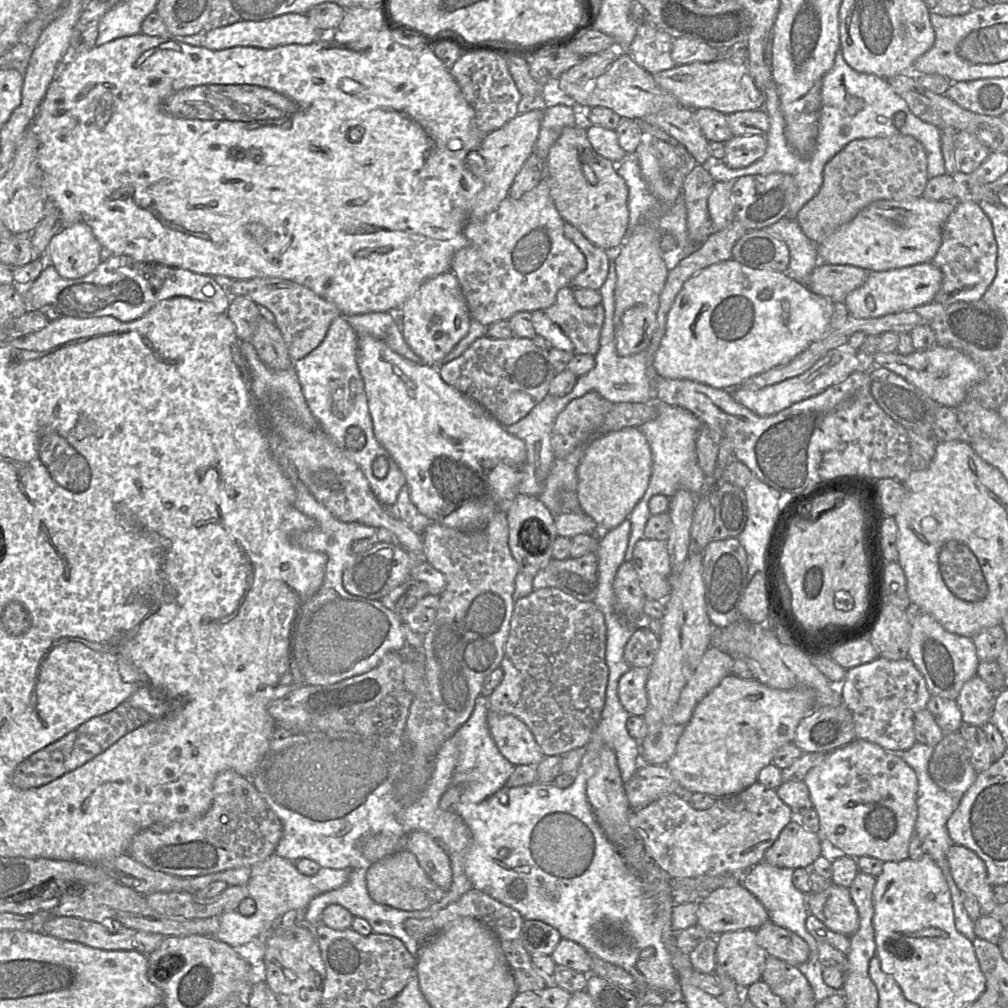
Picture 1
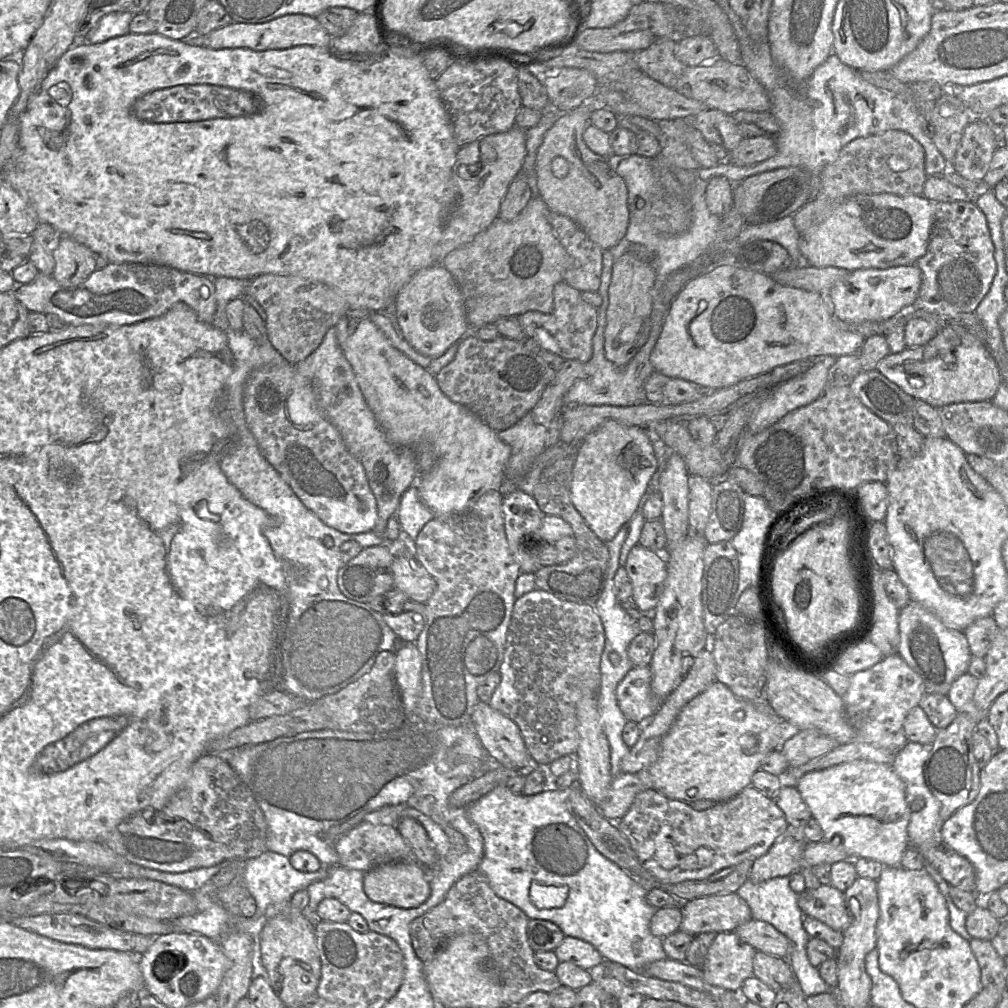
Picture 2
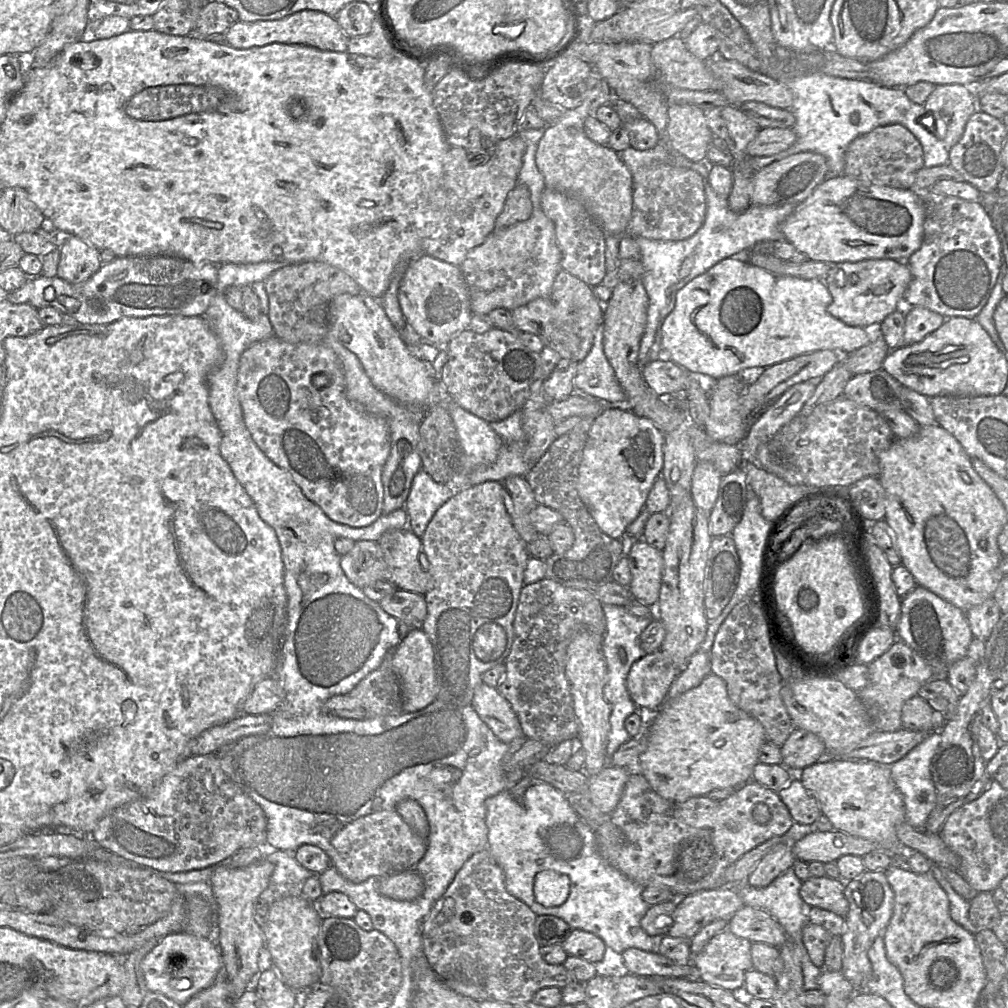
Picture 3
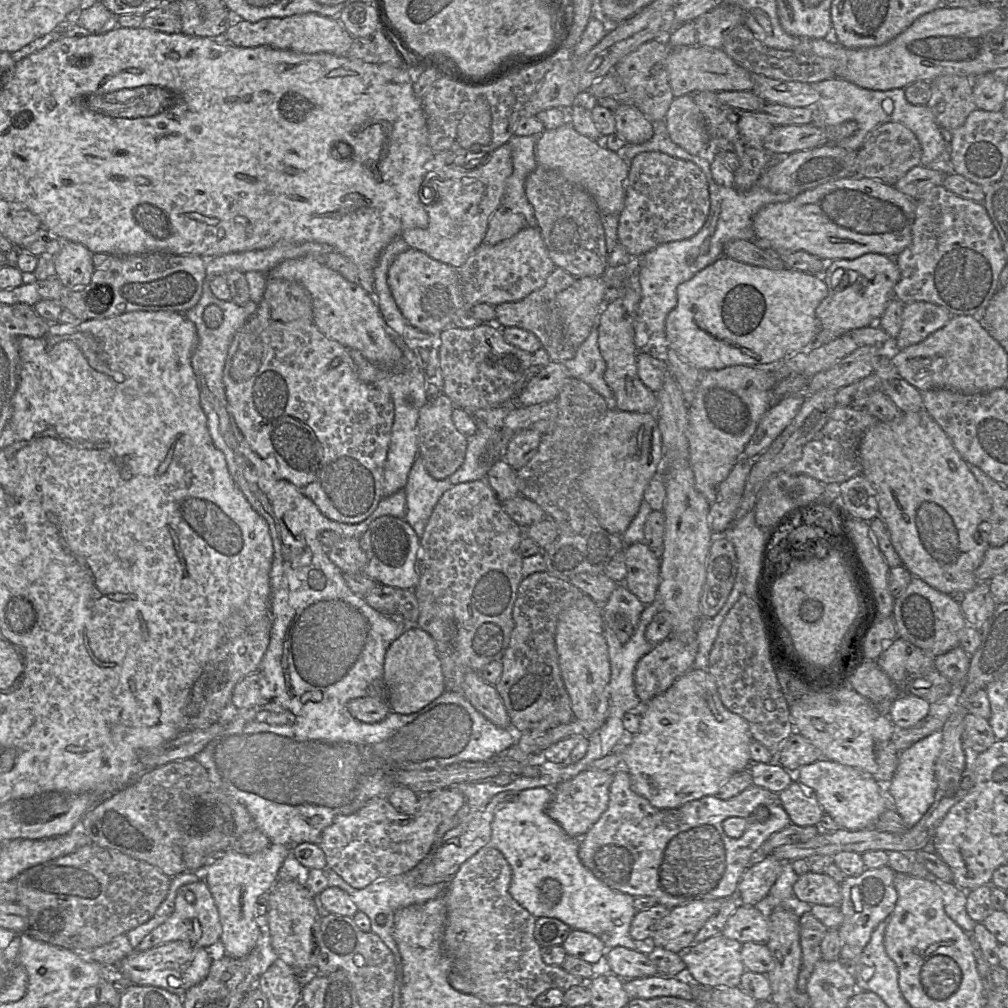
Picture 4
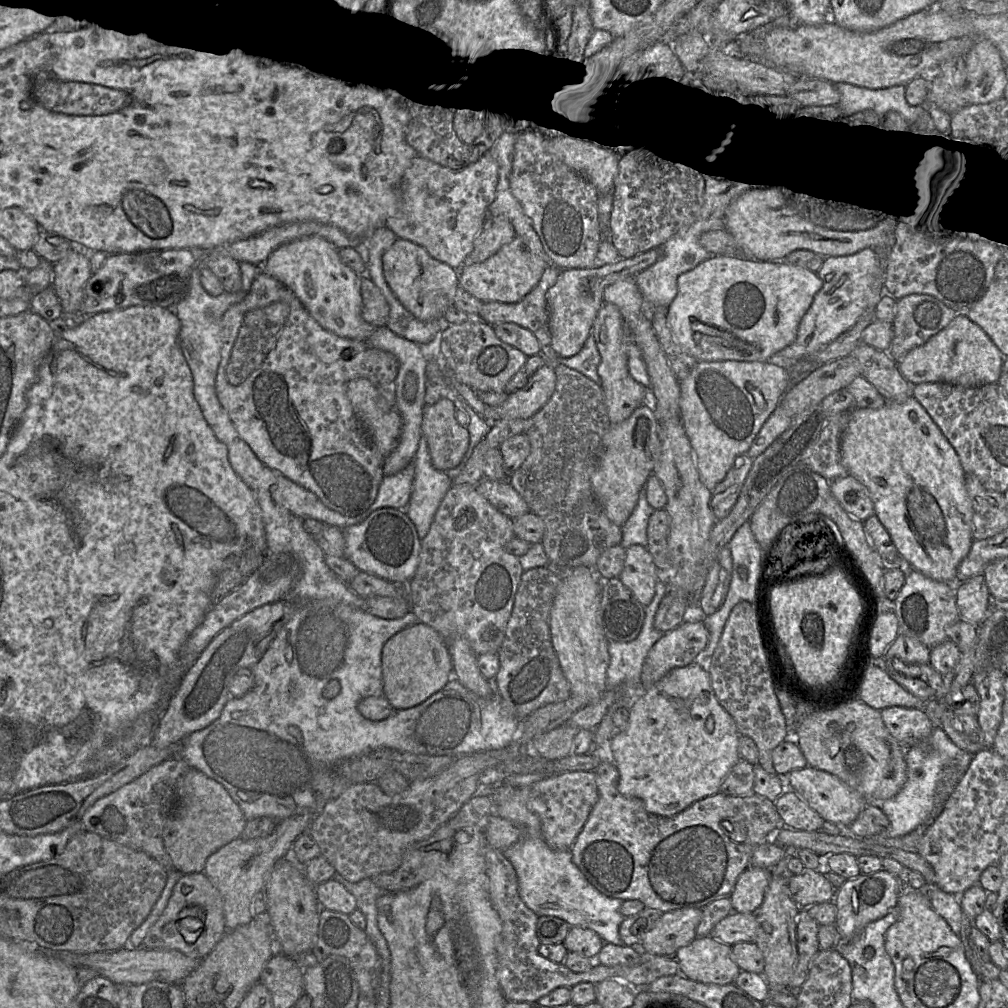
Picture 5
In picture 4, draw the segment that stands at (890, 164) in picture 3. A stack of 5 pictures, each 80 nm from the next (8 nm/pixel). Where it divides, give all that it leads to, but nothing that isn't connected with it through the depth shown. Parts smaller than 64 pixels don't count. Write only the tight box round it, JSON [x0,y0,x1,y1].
[852,122,921,185]

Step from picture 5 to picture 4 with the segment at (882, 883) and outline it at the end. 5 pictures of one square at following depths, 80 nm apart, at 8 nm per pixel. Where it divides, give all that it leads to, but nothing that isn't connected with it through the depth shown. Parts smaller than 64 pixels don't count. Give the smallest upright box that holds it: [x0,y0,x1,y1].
[838,865,897,966]

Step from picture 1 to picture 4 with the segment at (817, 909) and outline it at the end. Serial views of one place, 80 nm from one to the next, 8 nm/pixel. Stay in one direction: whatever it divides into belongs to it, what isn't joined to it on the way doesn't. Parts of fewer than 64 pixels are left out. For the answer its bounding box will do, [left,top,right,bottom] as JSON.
[793,872,840,905]

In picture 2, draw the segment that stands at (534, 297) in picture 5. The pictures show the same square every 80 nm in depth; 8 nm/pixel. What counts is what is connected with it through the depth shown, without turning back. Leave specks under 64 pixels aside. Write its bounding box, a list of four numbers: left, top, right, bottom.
[518,279,598,363]

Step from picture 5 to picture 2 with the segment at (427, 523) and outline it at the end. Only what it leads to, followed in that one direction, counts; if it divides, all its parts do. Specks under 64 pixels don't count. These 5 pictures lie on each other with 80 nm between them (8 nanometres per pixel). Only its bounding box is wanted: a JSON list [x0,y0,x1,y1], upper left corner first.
[396,485,434,541]

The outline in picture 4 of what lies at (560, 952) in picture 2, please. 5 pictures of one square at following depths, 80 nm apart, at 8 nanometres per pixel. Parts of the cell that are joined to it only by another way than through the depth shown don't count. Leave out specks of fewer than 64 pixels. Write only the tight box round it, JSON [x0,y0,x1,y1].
[562,929,607,968]

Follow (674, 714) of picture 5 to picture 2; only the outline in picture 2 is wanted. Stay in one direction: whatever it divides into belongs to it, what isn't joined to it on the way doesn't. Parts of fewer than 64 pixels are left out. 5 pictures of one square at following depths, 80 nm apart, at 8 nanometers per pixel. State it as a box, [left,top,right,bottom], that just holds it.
[647,680,798,803]

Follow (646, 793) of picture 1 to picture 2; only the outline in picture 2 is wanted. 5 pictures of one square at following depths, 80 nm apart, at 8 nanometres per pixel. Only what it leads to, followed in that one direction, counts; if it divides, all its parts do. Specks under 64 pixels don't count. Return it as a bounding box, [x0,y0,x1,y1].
[596,769,652,819]

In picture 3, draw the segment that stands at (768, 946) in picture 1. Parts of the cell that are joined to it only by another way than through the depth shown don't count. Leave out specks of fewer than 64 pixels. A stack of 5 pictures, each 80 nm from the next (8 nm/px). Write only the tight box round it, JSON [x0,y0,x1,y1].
[727,905,787,947]

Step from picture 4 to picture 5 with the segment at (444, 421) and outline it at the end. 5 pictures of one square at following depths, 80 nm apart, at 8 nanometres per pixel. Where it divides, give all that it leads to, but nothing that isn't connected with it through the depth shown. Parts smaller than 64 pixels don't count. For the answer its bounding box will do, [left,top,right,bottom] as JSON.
[421,398,469,472]

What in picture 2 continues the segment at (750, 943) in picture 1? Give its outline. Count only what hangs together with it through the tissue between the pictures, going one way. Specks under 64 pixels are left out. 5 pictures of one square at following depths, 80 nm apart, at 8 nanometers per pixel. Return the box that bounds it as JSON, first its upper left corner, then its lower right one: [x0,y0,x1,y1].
[702,931,755,992]

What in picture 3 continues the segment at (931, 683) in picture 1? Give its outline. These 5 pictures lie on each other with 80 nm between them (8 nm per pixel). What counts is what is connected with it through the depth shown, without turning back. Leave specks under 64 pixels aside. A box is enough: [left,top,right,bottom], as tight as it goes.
[896,585,973,679]

